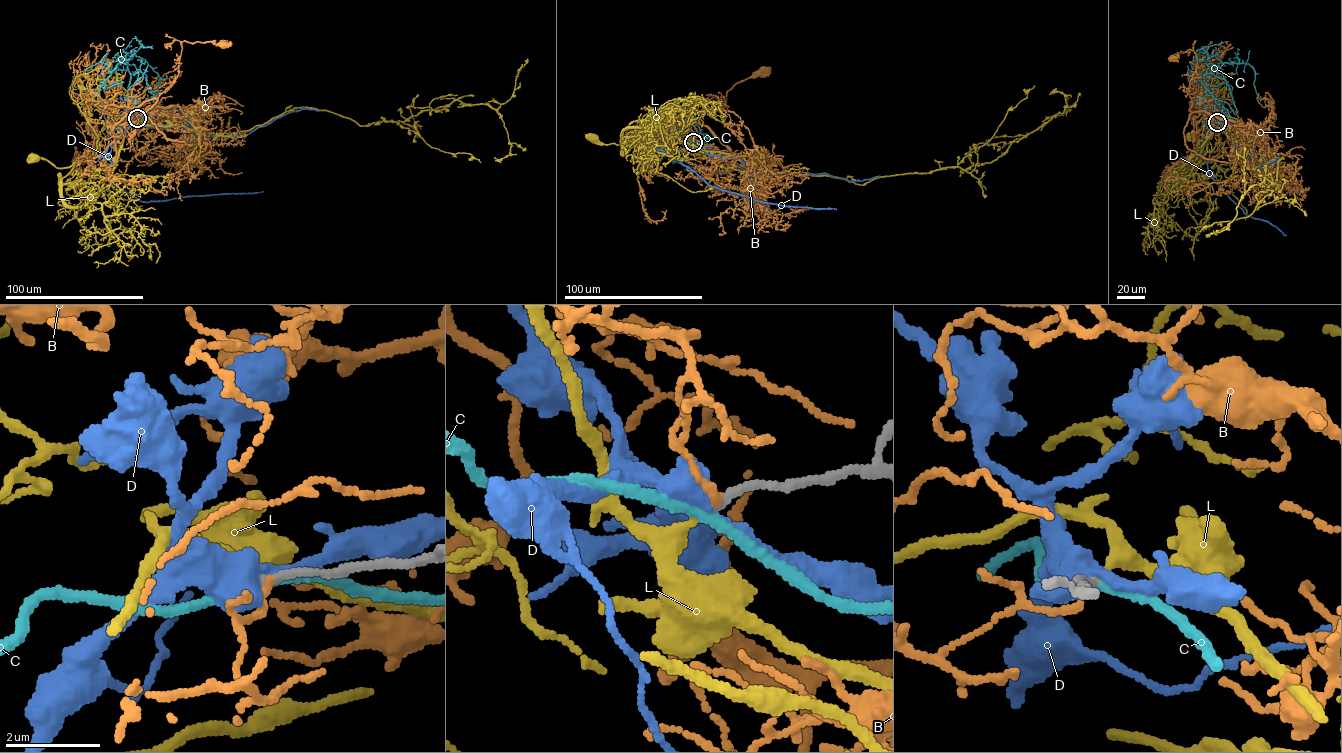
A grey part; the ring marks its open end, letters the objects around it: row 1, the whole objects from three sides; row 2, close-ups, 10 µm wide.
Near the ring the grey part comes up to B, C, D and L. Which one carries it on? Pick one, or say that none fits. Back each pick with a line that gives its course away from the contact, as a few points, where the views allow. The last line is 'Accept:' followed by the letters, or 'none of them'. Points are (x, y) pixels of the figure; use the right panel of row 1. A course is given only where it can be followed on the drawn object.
L: via (1217, 123), (1226, 126), (1212, 127), (1204, 147), (1174, 174), (1174, 181), (1200, 155), (1198, 142), (1190, 137)
Accept: L

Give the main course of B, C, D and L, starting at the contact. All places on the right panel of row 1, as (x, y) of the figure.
B: (1216, 122), (1210, 124), (1201, 113), (1192, 112), (1189, 104), (1196, 53), (1189, 50), (1172, 57)
C: (1217, 122), (1229, 116), (1217, 99), (1238, 112), (1225, 63), (1252, 67), (1266, 105)
D: (1217, 123), (1212, 133), (1203, 138), (1199, 151), (1210, 175), (1246, 215), (1267, 222), (1286, 235)
L: (1217, 123), (1226, 126), (1212, 127), (1204, 147), (1174, 174), (1174, 181), (1200, 155), (1198, 142), (1190, 137)

